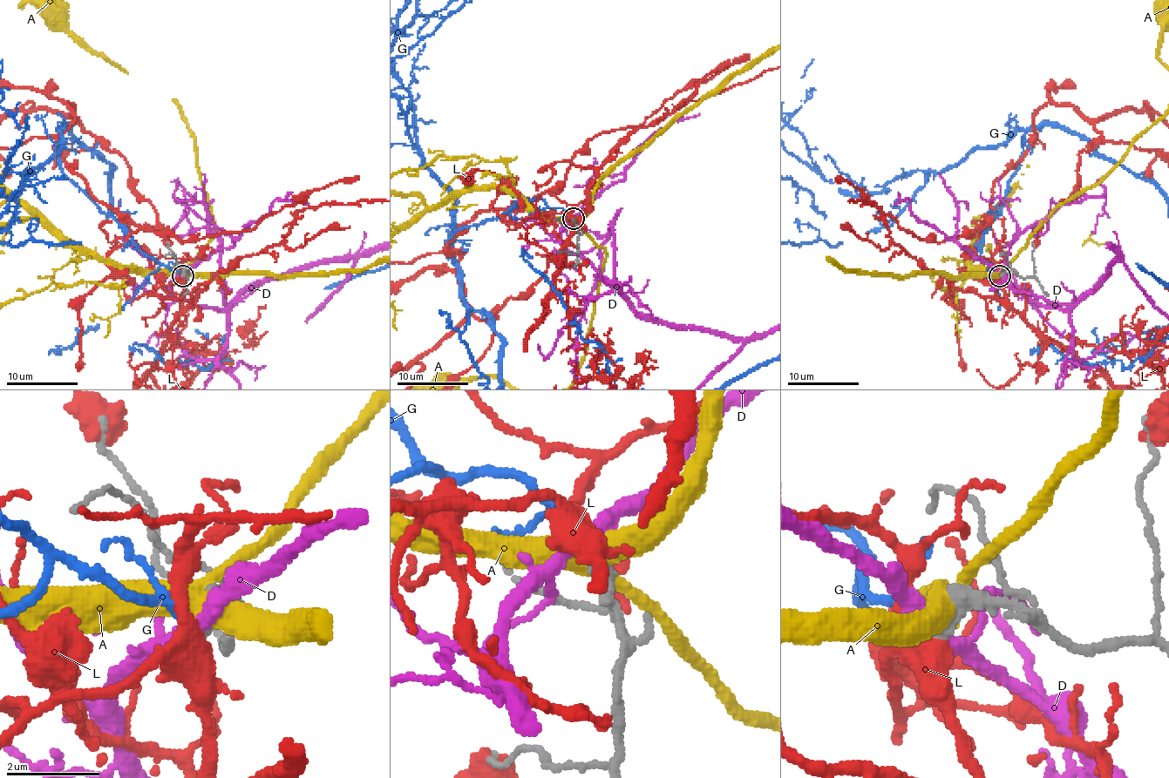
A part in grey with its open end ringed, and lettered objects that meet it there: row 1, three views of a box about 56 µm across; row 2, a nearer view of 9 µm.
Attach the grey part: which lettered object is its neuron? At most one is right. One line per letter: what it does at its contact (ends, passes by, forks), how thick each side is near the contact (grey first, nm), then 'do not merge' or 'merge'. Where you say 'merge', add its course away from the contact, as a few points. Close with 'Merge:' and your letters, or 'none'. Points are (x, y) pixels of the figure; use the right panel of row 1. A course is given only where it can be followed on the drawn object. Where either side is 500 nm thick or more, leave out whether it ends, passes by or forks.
A: it forks | 480/440 nm | do not merge
D: it passes by | 400/320 nm | do not merge
G: it ends | 340/150 nm | merge
L: it forks | 360/400 nm | do not merge
Merge: G

